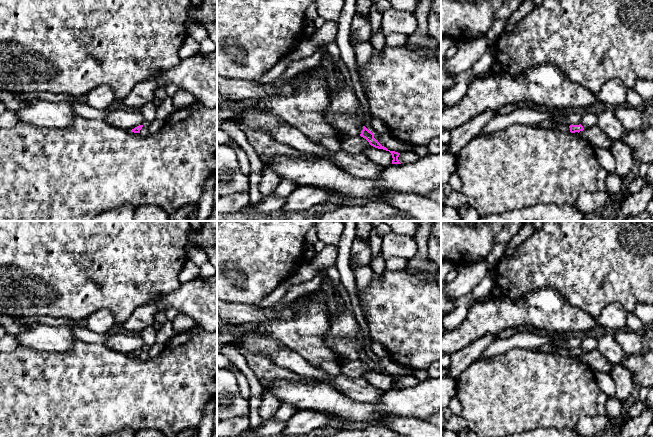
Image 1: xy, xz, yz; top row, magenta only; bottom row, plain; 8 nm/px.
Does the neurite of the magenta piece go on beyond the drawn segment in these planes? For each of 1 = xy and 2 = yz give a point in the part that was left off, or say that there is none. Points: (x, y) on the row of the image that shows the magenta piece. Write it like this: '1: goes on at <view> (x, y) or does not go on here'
1: does not go on here
2: does not go on here

